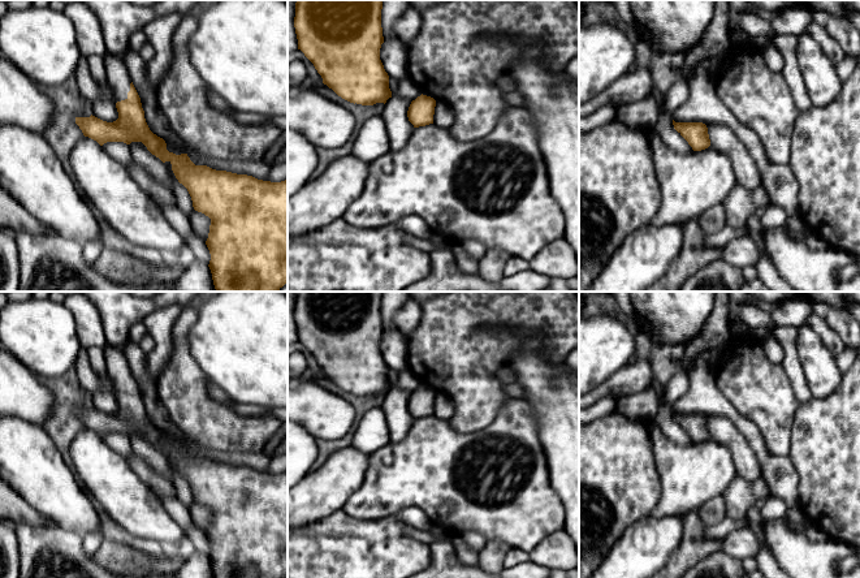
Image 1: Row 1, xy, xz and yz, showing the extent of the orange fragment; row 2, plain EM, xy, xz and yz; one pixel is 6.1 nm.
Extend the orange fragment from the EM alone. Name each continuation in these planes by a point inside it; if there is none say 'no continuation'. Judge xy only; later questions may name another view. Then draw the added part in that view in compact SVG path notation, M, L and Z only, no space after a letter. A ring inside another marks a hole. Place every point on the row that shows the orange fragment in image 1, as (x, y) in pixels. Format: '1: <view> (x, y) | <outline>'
1: xy (117, 74) | M107 52L103 57L105 60L107 81L114 92L116 103L128 99L131 77L122 57L111 55L109 52Z

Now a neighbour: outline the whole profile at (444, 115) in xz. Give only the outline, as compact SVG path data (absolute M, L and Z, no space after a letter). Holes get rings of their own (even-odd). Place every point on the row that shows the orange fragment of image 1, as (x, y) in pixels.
M436 100L433 124L446 129L450 129L453 126L454 111L448 103Z

